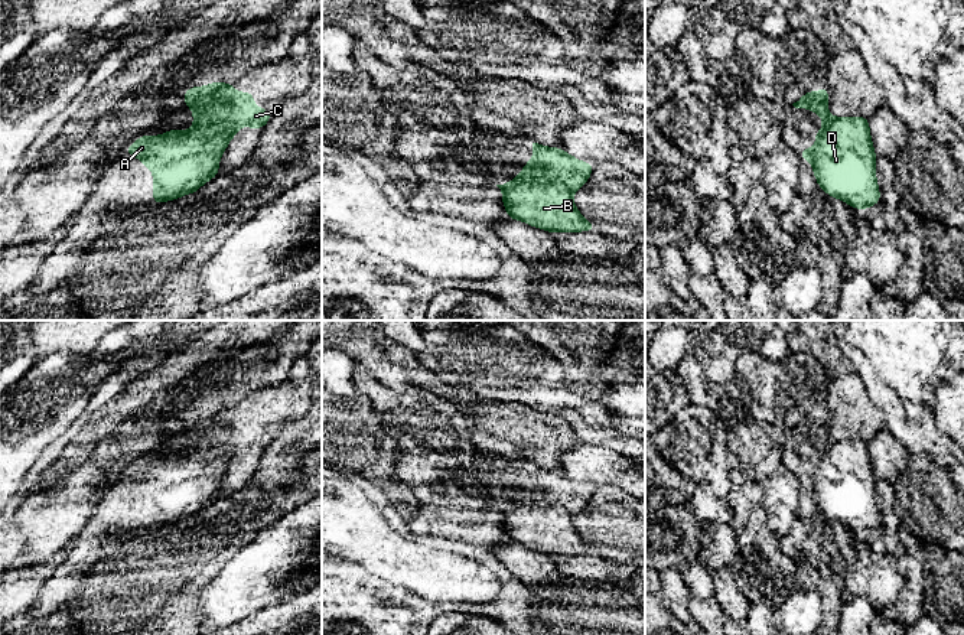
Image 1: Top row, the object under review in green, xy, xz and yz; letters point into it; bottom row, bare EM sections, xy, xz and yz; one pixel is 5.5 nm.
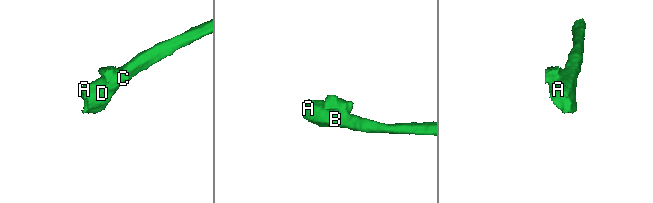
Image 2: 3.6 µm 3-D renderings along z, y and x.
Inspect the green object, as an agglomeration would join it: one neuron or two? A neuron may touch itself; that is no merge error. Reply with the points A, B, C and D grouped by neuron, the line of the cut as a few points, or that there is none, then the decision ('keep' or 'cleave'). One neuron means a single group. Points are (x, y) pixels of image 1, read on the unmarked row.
A B D / C | xz (502, 507), (517, 501), (560, 505), (572, 517) | cleave

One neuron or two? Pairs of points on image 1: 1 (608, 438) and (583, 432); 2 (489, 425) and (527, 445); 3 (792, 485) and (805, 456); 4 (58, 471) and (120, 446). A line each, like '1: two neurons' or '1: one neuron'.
1: one neuron
2: one neuron
3: two neurons
4: one neuron

